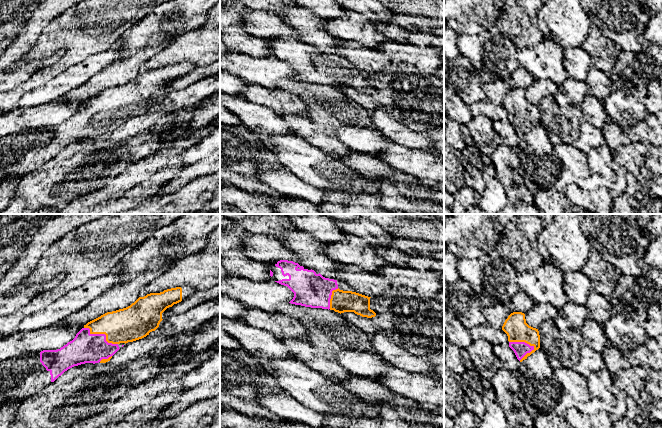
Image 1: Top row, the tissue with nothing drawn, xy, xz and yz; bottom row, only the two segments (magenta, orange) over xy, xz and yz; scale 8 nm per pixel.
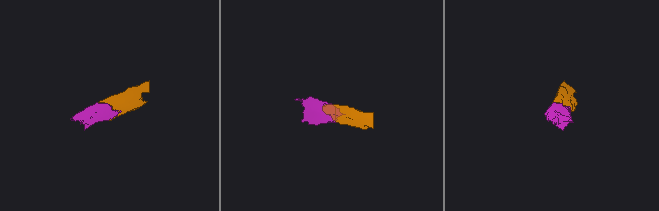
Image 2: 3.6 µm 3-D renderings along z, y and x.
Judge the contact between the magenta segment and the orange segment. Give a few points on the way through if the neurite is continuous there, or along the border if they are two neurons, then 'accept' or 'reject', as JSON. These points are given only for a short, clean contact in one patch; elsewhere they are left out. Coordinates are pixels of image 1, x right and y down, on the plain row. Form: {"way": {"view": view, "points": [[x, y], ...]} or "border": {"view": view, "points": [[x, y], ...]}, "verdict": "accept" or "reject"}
{"verdict": "accept"}

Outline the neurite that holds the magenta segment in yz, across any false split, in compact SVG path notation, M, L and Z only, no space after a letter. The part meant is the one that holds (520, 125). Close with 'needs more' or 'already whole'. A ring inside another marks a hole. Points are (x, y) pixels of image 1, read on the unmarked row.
M522 88L511 89L502 106L507 110L509 123L520 138L540 124L539 107L526 99L525 90Z; needs more

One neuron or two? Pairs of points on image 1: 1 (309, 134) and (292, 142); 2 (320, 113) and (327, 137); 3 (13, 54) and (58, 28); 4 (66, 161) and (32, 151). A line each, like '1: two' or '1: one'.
1: two
2: two
3: two
4: two

